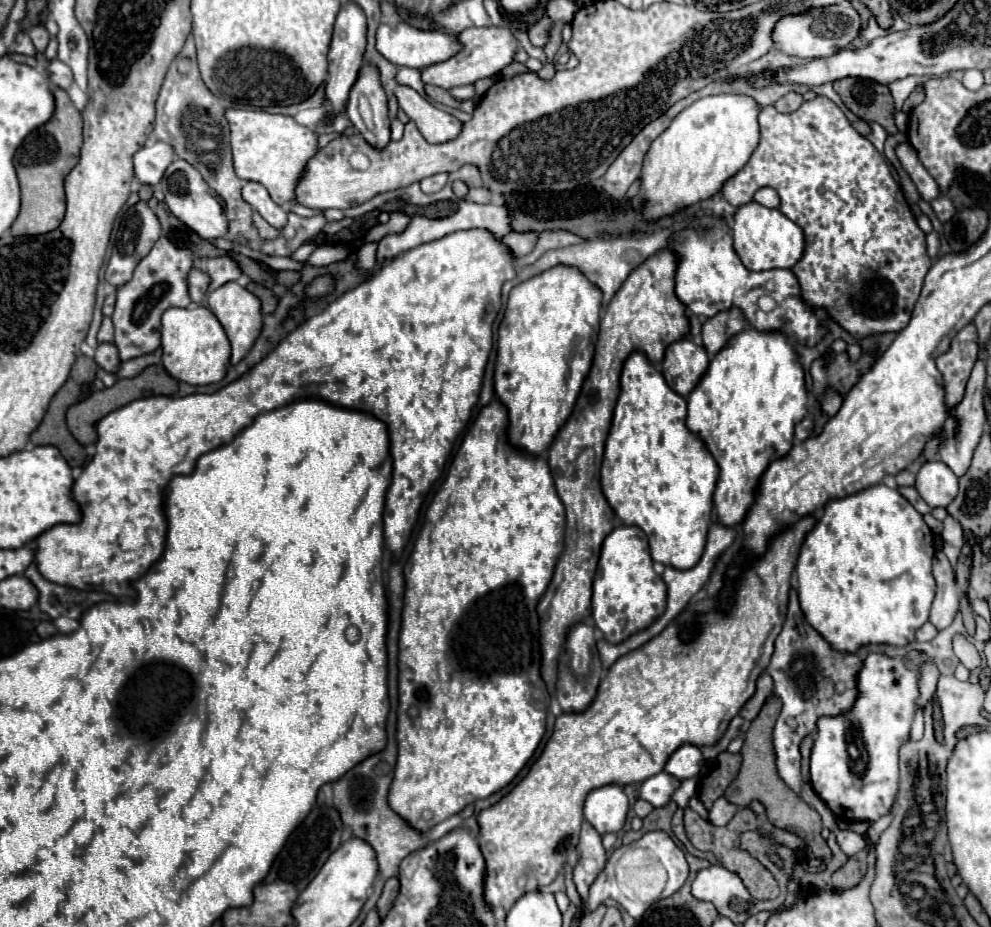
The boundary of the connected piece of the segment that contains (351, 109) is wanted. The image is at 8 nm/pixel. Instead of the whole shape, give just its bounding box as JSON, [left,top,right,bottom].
[347,65,391,149]

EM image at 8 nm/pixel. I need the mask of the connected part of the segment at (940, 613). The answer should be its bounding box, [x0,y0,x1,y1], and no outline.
[929,551,959,629]

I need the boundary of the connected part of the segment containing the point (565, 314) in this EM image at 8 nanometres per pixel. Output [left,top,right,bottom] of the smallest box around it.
[495,267,601,457]

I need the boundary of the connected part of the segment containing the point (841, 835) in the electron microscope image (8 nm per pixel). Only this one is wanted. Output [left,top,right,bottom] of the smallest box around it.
[837,829,865,857]

